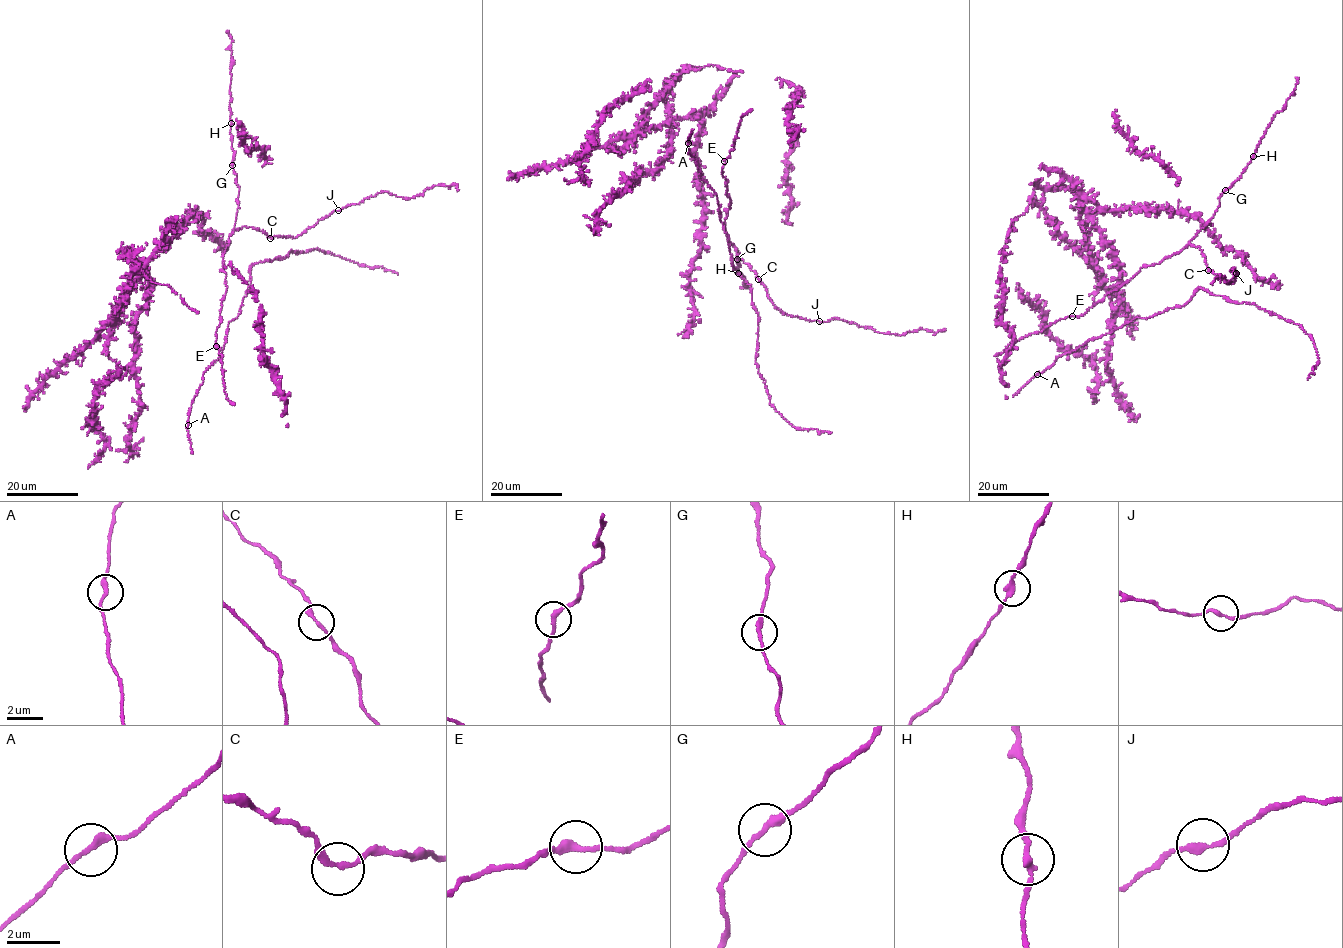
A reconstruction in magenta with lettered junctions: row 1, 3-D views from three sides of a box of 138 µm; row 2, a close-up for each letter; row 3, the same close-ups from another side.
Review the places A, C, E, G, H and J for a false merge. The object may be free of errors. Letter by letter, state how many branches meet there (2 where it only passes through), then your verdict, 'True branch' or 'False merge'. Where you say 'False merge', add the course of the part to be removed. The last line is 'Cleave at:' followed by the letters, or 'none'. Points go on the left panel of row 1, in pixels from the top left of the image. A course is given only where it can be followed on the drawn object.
A: Branches: 2. True branch
C: Branches: 2. True branch
E: Branches: 2. True branch
G: Branches: 2. True branch
H: Branches: 2. True branch
J: Branches: 2. True branch
Cleave at: none

